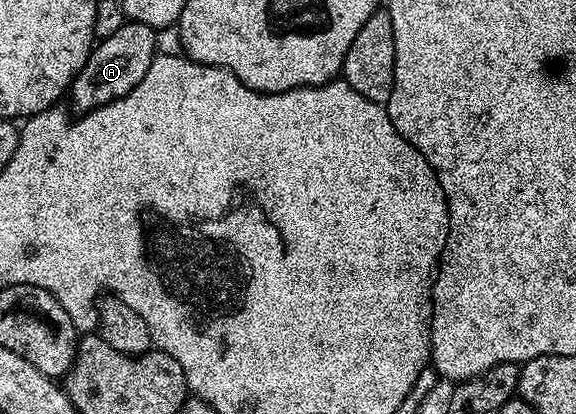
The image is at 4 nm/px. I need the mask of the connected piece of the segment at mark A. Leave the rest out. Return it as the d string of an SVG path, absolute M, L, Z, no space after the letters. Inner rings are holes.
M127 20L117 32L102 39L71 84L69 98L72 98L76 111L96 110L132 91L145 78L152 60L157 57L157 38L158 33L151 26Z

